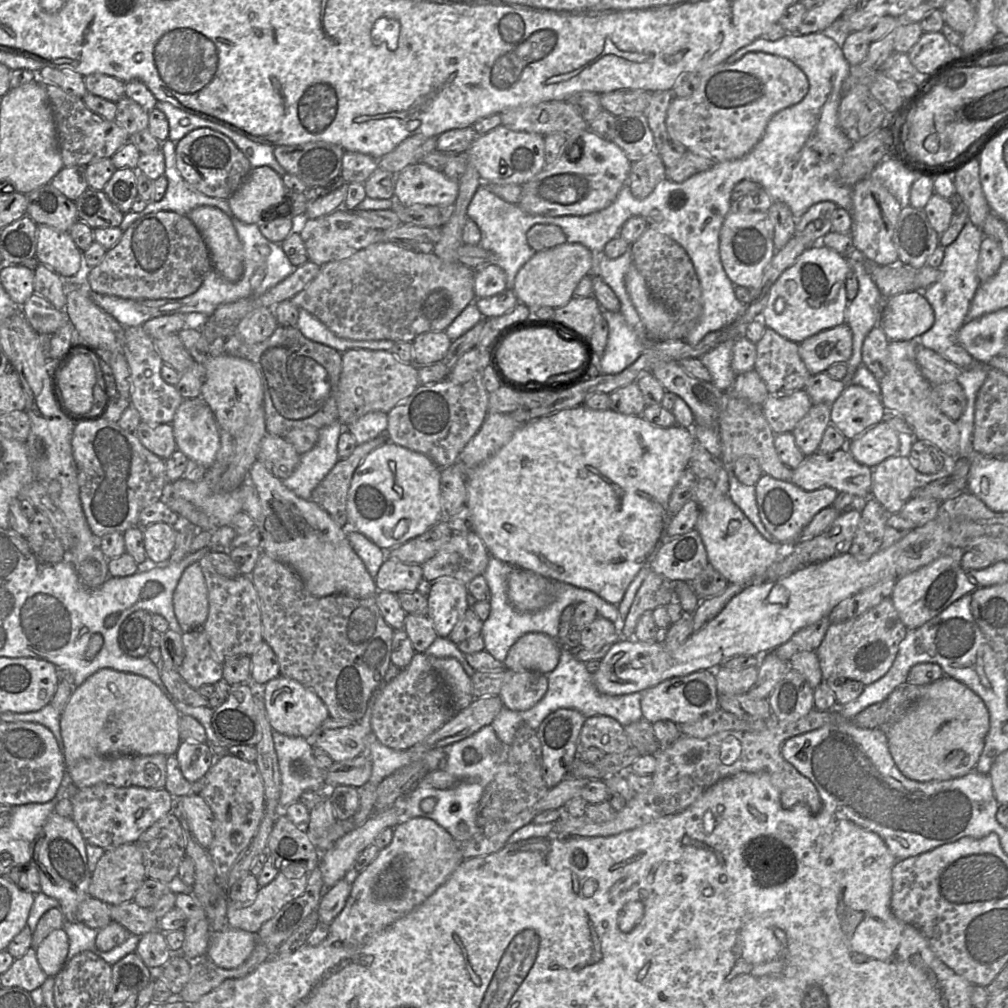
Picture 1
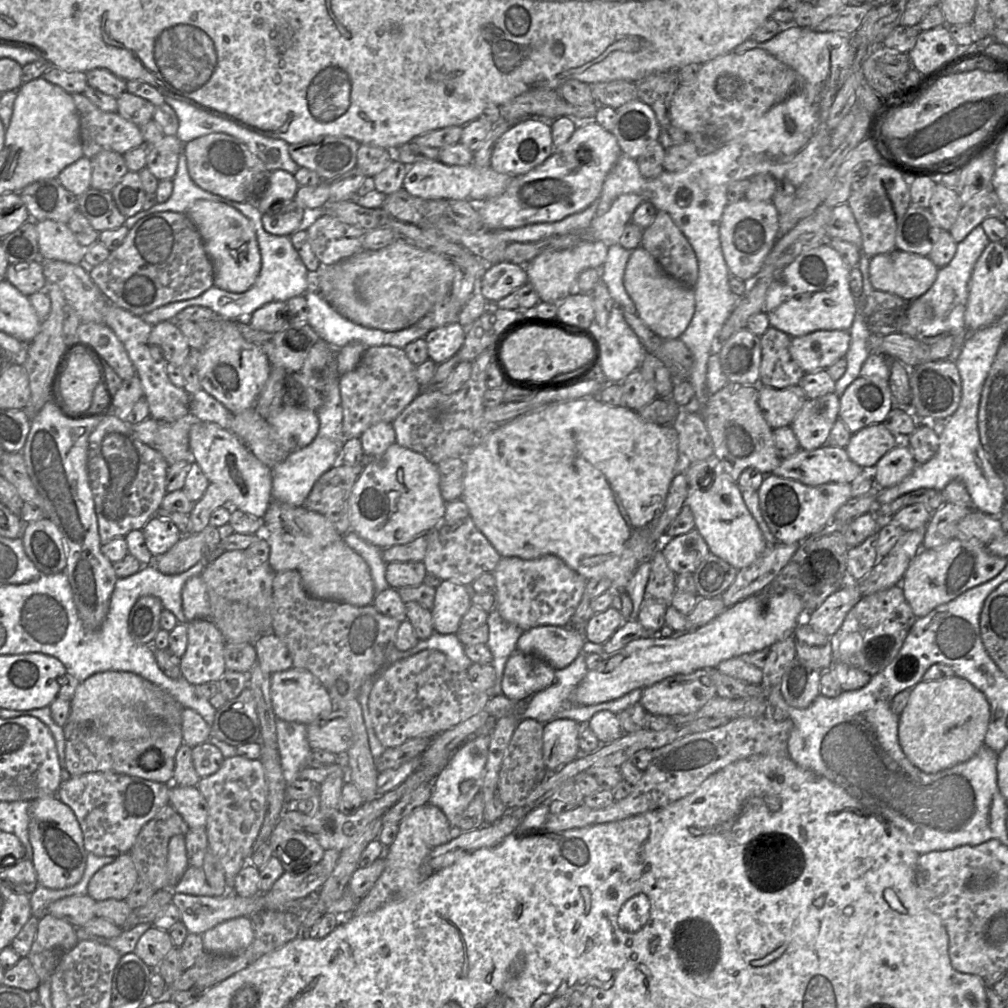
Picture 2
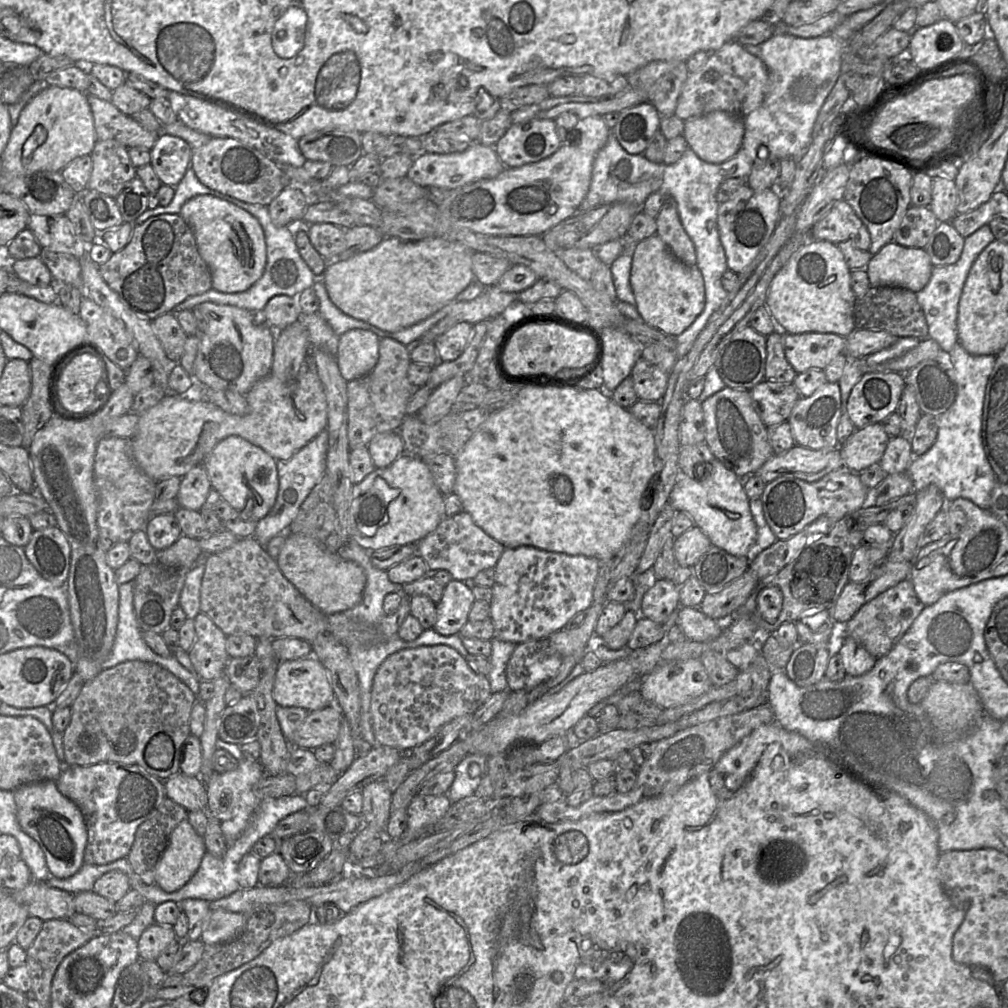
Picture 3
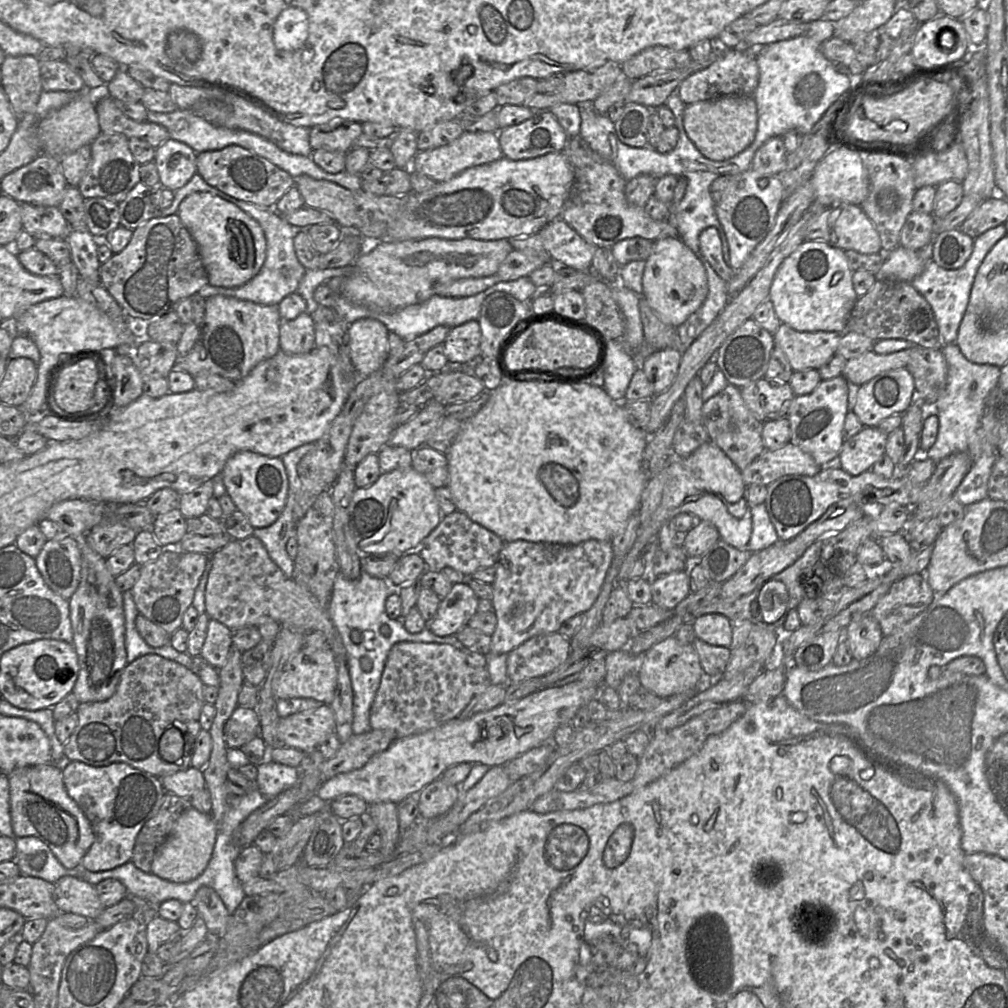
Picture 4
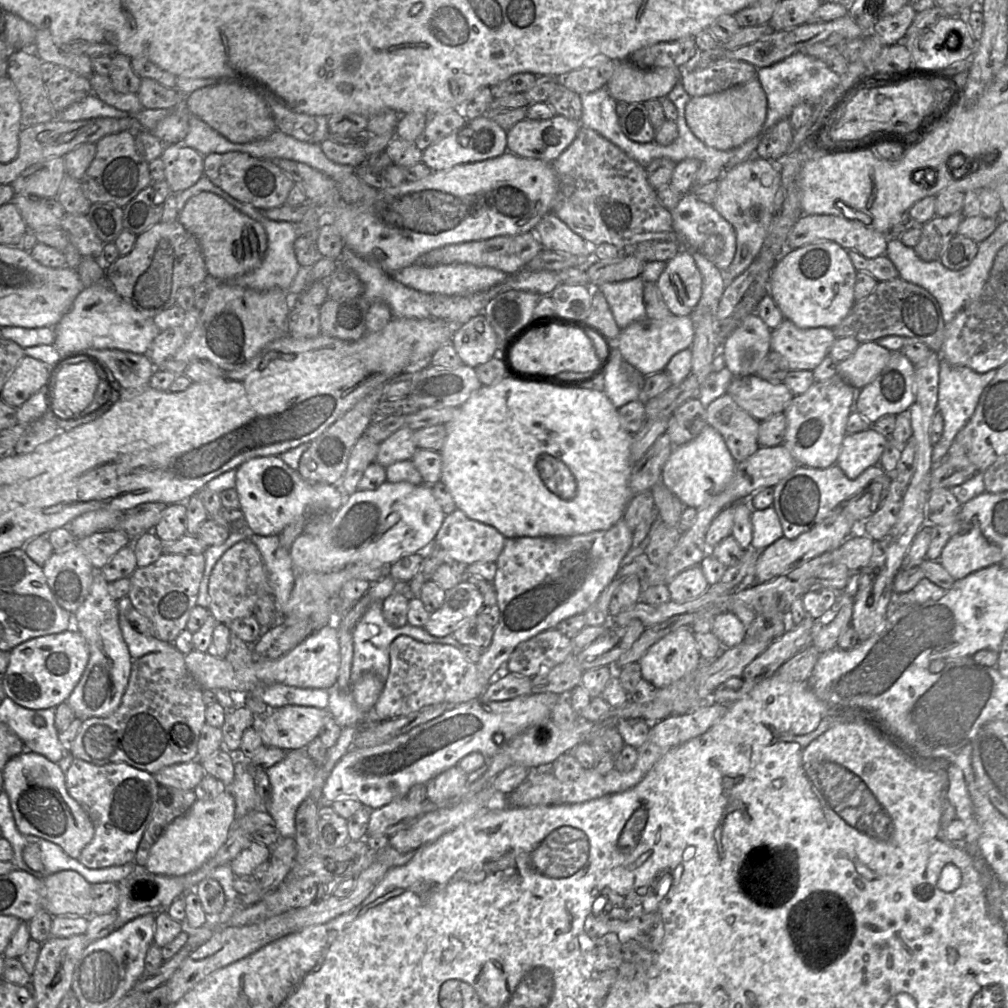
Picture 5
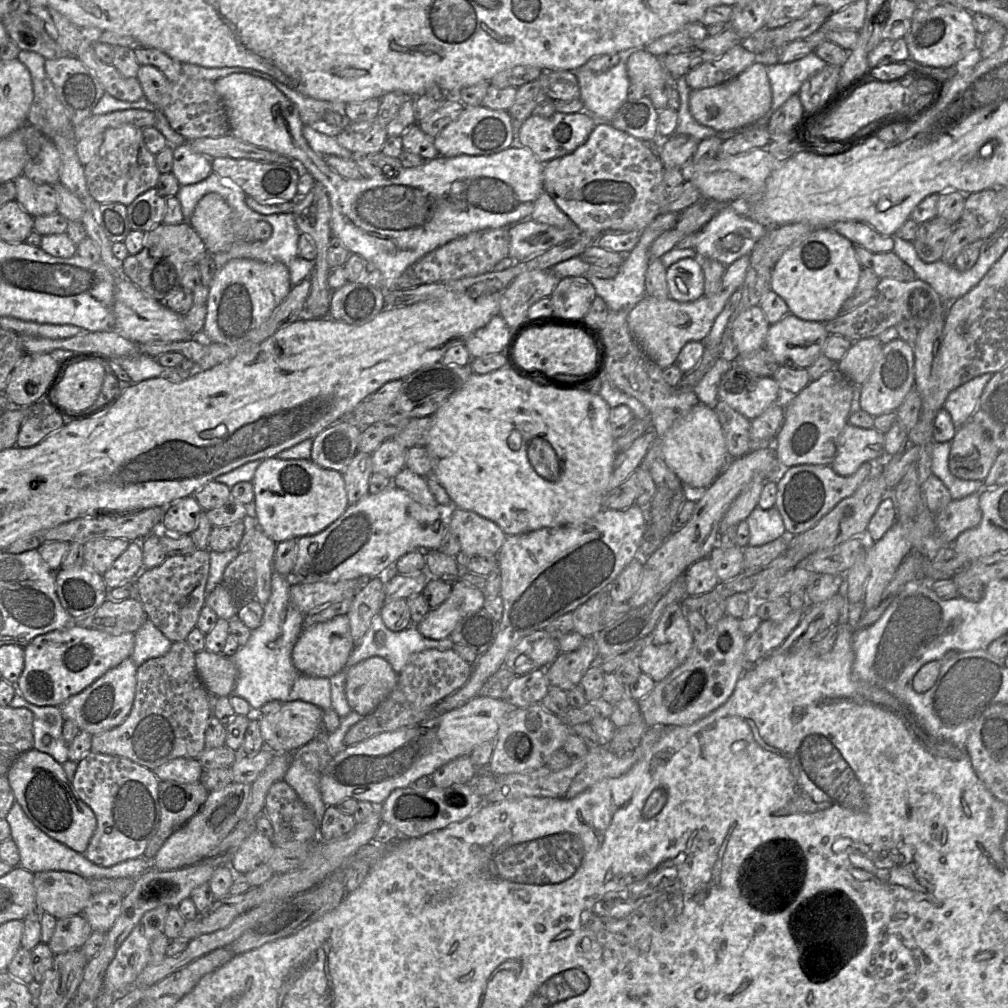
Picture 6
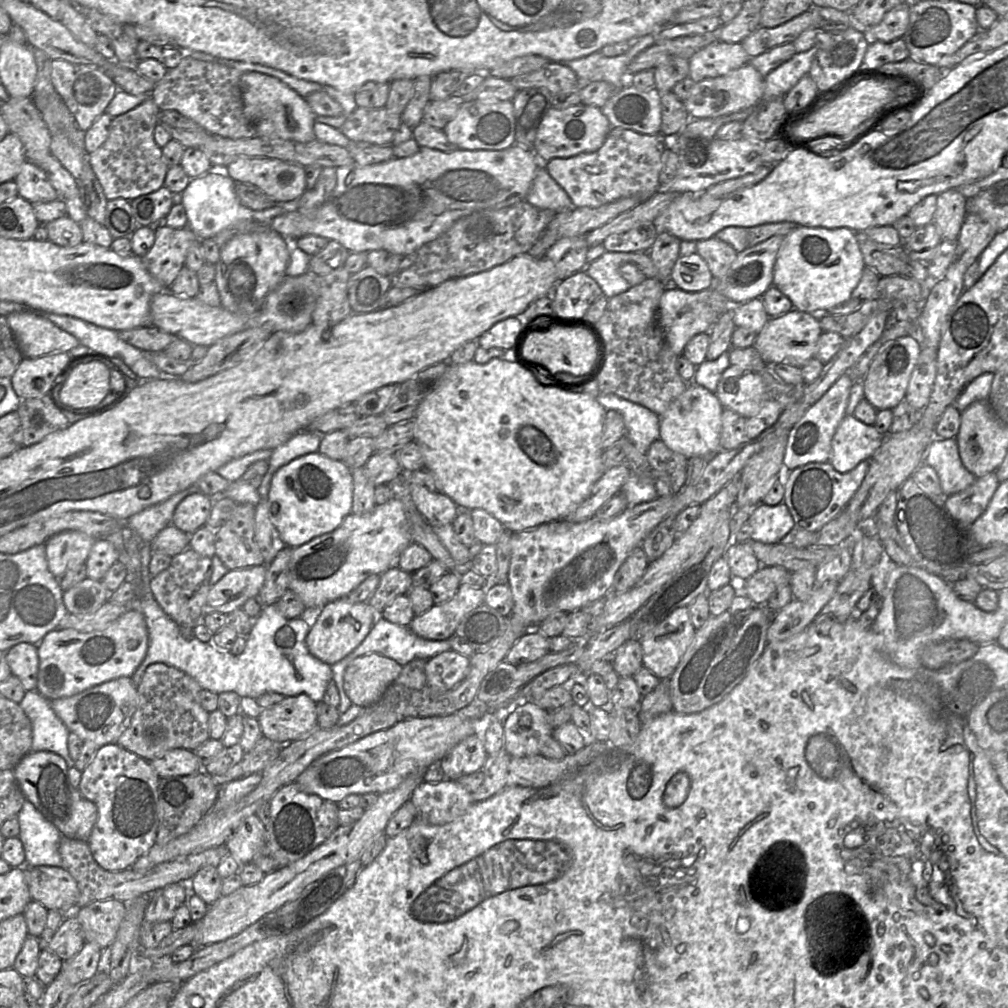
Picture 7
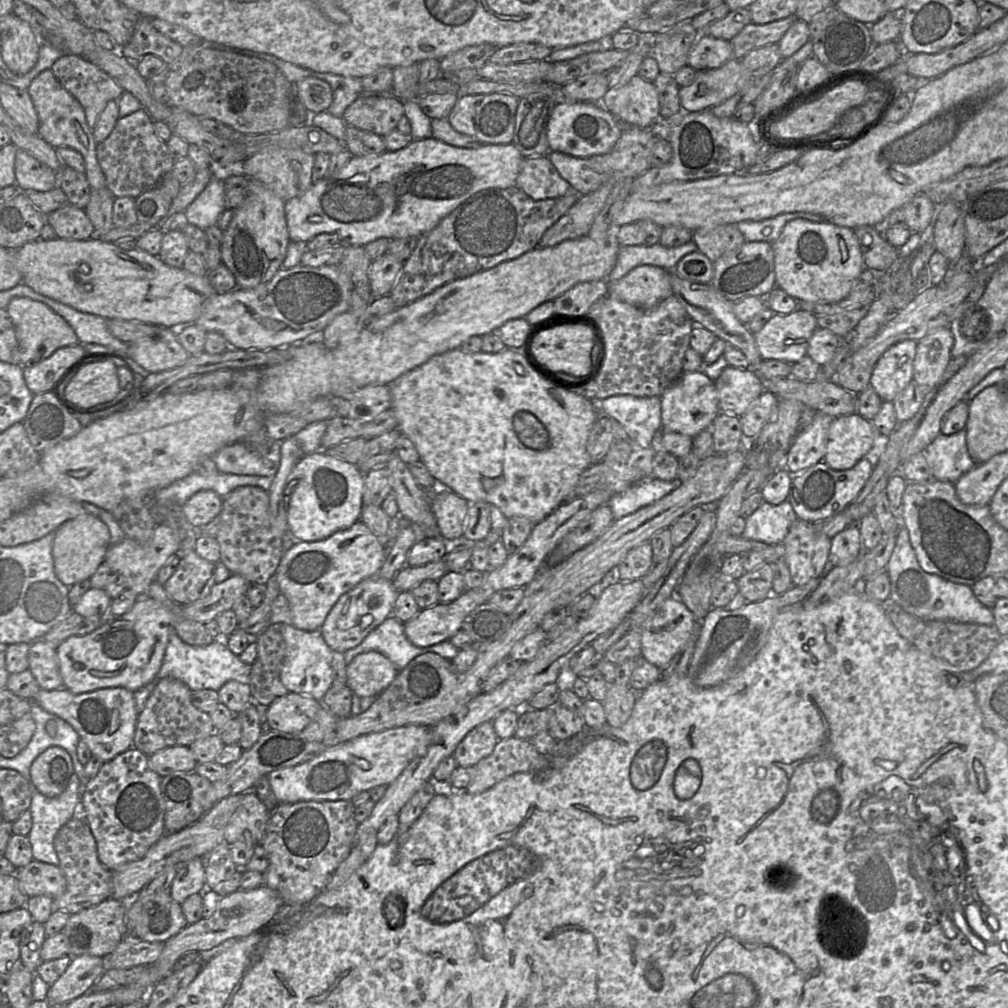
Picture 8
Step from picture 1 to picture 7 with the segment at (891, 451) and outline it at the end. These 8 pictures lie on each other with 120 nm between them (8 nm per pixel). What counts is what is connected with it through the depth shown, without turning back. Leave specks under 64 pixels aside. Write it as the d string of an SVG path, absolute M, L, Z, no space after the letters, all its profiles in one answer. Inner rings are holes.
M845 415L832 438L830 464L847 473L860 462L870 460L882 444L884 435L853 415Z

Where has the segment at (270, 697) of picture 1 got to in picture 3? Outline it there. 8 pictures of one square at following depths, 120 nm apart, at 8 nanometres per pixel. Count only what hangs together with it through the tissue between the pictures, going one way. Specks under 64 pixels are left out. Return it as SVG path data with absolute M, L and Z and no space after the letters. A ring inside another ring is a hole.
M313 655L307 658L279 662L274 681L273 698L278 706L301 707L309 712L335 704L328 672Z

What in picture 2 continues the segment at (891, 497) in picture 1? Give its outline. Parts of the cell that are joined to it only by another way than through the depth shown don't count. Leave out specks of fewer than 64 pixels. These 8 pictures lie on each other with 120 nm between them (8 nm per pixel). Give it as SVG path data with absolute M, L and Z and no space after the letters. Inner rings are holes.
M899 443L887 452L872 469L877 489L886 489L900 483L914 470L915 462L909 446Z

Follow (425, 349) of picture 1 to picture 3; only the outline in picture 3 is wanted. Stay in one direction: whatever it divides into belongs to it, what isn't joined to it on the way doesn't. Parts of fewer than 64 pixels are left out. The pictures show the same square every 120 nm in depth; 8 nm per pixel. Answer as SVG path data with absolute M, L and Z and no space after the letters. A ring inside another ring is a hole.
M459 322L440 335L435 341L439 362L449 362L457 359L467 347L473 334L473 325Z

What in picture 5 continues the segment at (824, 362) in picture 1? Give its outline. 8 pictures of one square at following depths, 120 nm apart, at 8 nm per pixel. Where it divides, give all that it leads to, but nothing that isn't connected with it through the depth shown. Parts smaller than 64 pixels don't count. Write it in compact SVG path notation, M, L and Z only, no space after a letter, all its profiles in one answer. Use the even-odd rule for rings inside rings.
M784 318L771 332L771 350L783 356L790 371L813 371L828 355L835 340L830 328L800 329Z

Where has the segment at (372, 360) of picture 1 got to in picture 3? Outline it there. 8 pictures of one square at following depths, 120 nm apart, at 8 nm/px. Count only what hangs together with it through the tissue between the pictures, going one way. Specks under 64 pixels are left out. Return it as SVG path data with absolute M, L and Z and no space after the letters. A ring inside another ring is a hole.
M389 337L379 343L379 359L374 369L362 378L349 381L348 441L350 450L367 446L378 434L398 431L406 417L406 405L416 389L408 380L410 348Z

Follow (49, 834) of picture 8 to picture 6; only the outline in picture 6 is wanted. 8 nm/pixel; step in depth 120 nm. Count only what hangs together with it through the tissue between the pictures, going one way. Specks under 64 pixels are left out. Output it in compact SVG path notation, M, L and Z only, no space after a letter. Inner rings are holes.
M17 802L13 804L5 820L10 825L10 838L15 842L19 851L19 866L33 874L44 871L66 871L78 874L85 879L137 878L151 868L151 862L144 858L126 860L111 867L97 866L90 862L83 854L73 851L45 834L28 818Z

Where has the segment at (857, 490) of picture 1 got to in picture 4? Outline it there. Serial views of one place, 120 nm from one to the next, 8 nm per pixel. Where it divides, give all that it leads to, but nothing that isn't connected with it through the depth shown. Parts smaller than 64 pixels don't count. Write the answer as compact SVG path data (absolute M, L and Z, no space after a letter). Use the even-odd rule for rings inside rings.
M787 443L777 450L764 450L741 471L744 484L769 485L786 475L814 476L822 469L811 455Z

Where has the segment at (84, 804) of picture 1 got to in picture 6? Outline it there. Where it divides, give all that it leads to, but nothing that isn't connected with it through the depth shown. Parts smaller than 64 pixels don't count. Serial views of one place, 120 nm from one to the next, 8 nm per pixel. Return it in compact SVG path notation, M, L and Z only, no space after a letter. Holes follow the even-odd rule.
M89 752L77 763L71 786L76 795L92 809L96 818L96 829L84 852L90 862L97 866L111 867L126 860L143 857L159 826L159 782L152 770L120 756Z

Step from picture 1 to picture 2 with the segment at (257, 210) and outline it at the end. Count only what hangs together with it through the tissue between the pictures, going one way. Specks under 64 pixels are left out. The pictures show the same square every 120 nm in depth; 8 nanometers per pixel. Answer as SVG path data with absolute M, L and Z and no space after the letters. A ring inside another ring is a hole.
M273 170L269 173L266 189L252 202L263 215L277 200L292 200L298 188L293 174L284 170Z

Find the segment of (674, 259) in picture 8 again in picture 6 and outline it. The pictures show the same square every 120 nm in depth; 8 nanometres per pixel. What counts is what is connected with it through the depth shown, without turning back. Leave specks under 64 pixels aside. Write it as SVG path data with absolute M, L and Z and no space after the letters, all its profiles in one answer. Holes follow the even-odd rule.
M647 226L638 244L630 251L614 278L602 279L585 276L595 288L598 297L607 304L609 311L630 310L646 295L645 278L650 263L650 247L664 232Z

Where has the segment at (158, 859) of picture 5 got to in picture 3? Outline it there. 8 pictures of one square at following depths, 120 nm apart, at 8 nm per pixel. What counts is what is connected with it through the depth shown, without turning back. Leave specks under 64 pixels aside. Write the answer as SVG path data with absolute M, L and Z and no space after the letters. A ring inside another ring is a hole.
M188 819L183 820L173 830L168 846L156 866L156 884L168 893L180 890L197 872L205 853L204 838L195 832Z

